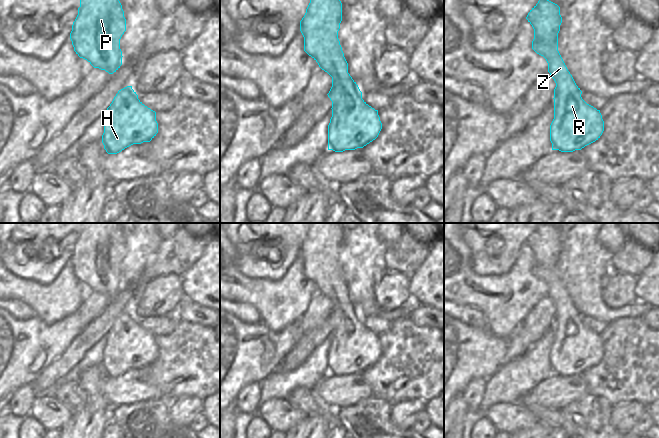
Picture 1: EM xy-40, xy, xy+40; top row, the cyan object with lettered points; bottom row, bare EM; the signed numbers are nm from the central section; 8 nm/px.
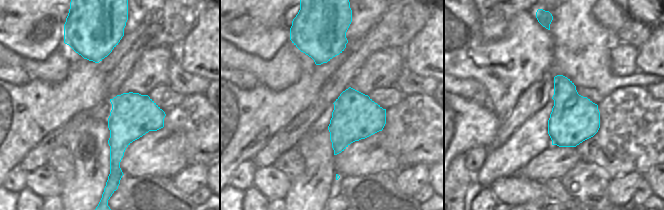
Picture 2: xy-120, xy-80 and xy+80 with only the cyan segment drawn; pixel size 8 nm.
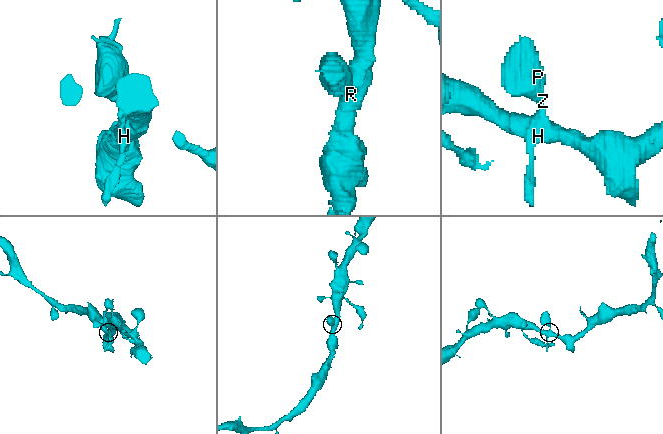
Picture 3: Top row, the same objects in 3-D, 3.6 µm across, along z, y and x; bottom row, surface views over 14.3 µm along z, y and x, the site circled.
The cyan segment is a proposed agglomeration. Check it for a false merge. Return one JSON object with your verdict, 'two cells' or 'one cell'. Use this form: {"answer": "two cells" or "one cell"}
{"answer": "one cell"}

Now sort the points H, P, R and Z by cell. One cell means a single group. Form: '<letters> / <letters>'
H P R Z

